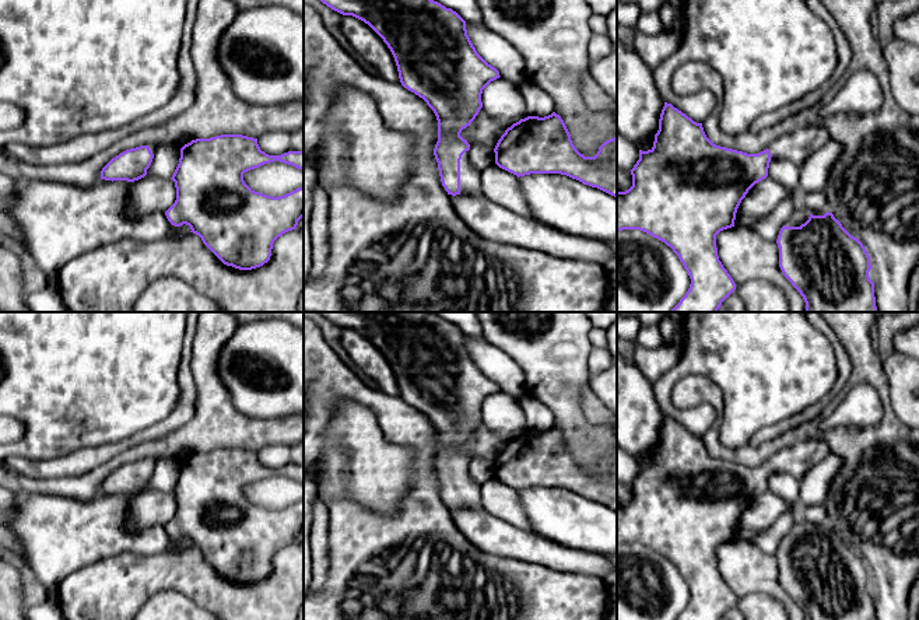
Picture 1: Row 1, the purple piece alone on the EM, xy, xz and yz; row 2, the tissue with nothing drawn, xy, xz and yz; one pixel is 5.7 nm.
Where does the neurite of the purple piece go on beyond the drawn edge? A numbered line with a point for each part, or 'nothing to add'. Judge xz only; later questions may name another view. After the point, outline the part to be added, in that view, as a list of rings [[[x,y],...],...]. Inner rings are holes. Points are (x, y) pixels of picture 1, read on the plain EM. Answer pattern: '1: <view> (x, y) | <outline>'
1: xz (470, 491) | [[[469,465],[460,473],[460,508],[484,509],[481,504],[481,486],[471,479]]]

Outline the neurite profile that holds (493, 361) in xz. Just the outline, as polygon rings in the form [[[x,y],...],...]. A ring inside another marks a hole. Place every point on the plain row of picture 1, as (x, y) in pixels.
[[[466,336],[467,348],[477,367],[499,385],[501,392],[515,397],[526,393],[522,368],[487,339]]]

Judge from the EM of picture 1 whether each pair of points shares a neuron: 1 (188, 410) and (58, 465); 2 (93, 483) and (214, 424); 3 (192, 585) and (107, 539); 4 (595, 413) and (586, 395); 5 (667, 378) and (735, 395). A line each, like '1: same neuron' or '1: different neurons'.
1: same neuron
2: same neuron
3: different neurons
4: same neuron
5: same neuron

